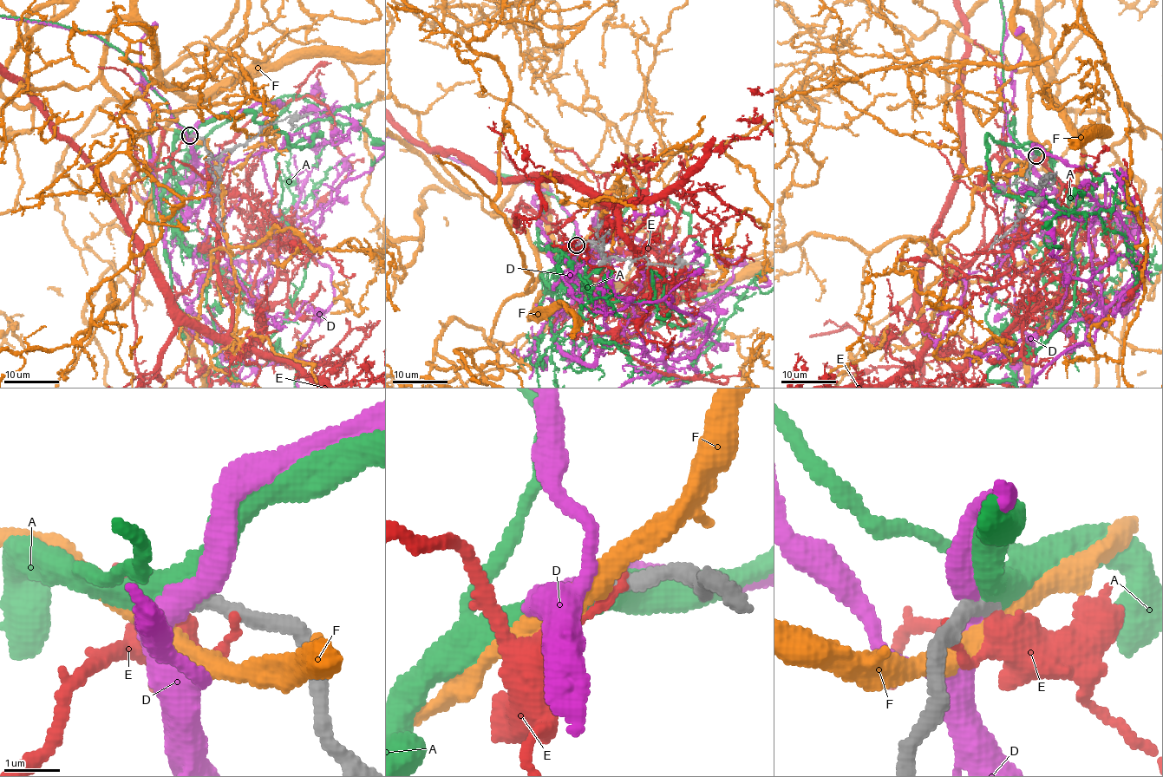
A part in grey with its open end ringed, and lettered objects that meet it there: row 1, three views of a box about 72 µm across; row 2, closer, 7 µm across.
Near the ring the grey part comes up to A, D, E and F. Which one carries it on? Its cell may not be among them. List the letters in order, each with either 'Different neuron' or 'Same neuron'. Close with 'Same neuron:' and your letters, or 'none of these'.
A: Same neuron
D: Different neuron
E: Different neuron
F: Different neuron
Same neuron: A

